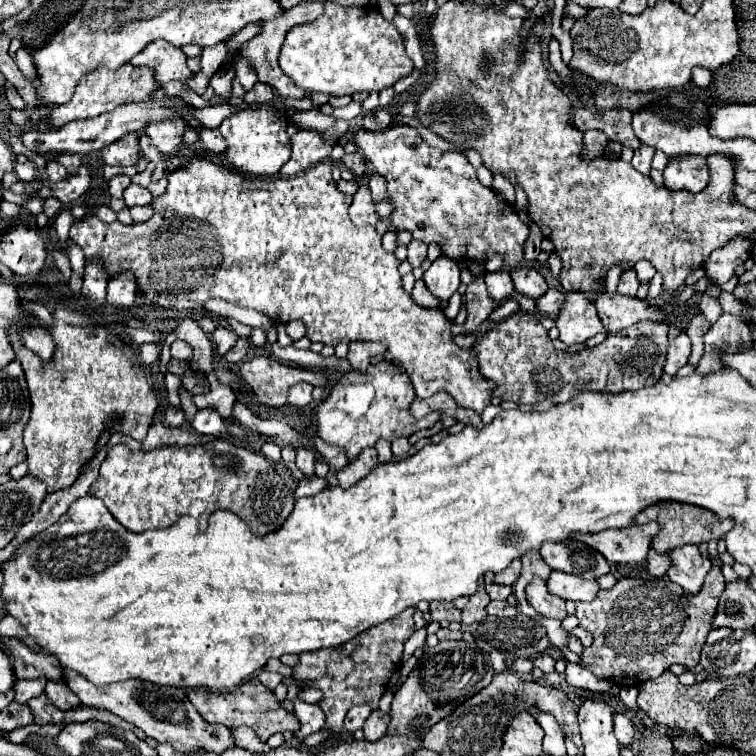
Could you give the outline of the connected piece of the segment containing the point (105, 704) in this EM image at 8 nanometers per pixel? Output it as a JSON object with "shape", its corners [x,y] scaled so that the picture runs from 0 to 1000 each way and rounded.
{"shape":[[[85,888],[85,898],[90,909],[106,922],[106,927],[116,935],[127,938],[140,938],[156,948],[161,948],[169,956],[177,956],[183,964],[193,970],[193,975],[206,978],[209,983],[225,983],[235,996],[254,996],[254,993],[275,993],[283,999],[294,999],[299,991],[310,988],[310,972],[302,962],[296,959],[278,959],[272,956],[254,930],[246,922],[246,914],[233,911],[233,909],[214,909],[198,901],[185,901],[185,898],[169,898],[159,903],[146,903],[146,906],[124,906],[114,896]]]}

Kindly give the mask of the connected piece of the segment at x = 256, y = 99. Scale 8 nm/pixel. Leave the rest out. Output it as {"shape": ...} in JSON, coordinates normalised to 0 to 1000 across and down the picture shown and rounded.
{"shape":[[[339,110],[323,126],[323,134],[328,139],[349,139],[349,136],[360,136],[360,131],[362,131],[362,118],[357,112],[349,112],[349,110]]]}

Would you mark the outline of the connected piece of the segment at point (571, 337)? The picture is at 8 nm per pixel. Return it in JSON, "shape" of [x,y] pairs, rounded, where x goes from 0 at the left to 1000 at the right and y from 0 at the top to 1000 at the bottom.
{"shape":[[[772,388],[751,390],[746,414],[738,414],[735,433],[741,438],[741,451],[749,456],[772,454],[788,440],[802,440],[802,433],[796,422],[788,417],[788,411],[775,411],[780,403],[780,396]]]}

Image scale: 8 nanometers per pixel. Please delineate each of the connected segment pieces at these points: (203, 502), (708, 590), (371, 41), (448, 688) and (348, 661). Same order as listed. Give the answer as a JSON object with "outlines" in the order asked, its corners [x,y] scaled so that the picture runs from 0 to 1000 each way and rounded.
{"outlines":[[[[283,581],[270,589],[246,589],[246,591],[209,591],[201,597],[172,597],[167,589],[143,589],[140,607],[135,610],[132,628],[119,644],[119,655],[138,663],[151,687],[175,705],[188,705],[196,700],[217,700],[233,692],[235,684],[251,681],[265,687],[265,700],[272,700],[275,684],[286,673],[312,679],[336,708],[349,710],[360,702],[368,702],[381,681],[389,673],[389,647],[392,634],[373,610],[352,607],[347,599],[312,591],[299,581]]],[[[944,745],[923,787],[907,784],[884,763],[823,763],[810,779],[794,782],[786,795],[765,795],[762,816],[767,829],[786,843],[783,853],[765,866],[767,880],[820,909],[839,909],[865,898],[892,877],[915,885],[923,880],[926,858],[942,835],[939,821],[958,774],[952,747]]],[[[431,4],[431,15],[415,30],[392,33],[378,44],[370,65],[370,91],[407,126],[466,126],[471,120],[505,120],[529,102],[542,99],[548,83],[534,67],[529,44],[492,9],[452,9]]],[[[566,856],[553,872],[550,882],[540,898],[526,909],[519,925],[513,972],[537,972],[537,975],[561,975],[571,959],[593,948],[603,933],[614,930],[619,922],[630,919],[635,911],[646,909],[653,893],[648,866],[630,856],[624,858],[577,858]]],[[[540,803],[526,816],[484,832],[481,837],[476,837],[474,843],[463,845],[455,853],[397,866],[397,880],[389,882],[386,896],[397,906],[410,906],[426,914],[426,927],[421,933],[431,946],[429,964],[439,967],[439,972],[450,970],[452,954],[463,935],[489,933],[492,938],[500,938],[500,927],[508,919],[511,906],[516,903],[521,888],[529,880],[534,851],[548,837],[548,821],[545,821],[548,808],[550,803]]]]}

